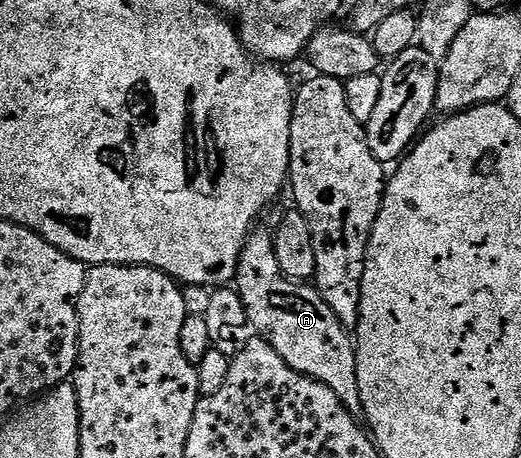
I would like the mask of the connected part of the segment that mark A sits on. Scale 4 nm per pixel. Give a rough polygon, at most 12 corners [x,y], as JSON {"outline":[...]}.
{"outline":[[269,232],[238,260],[249,328],[362,413],[351,330]]}

